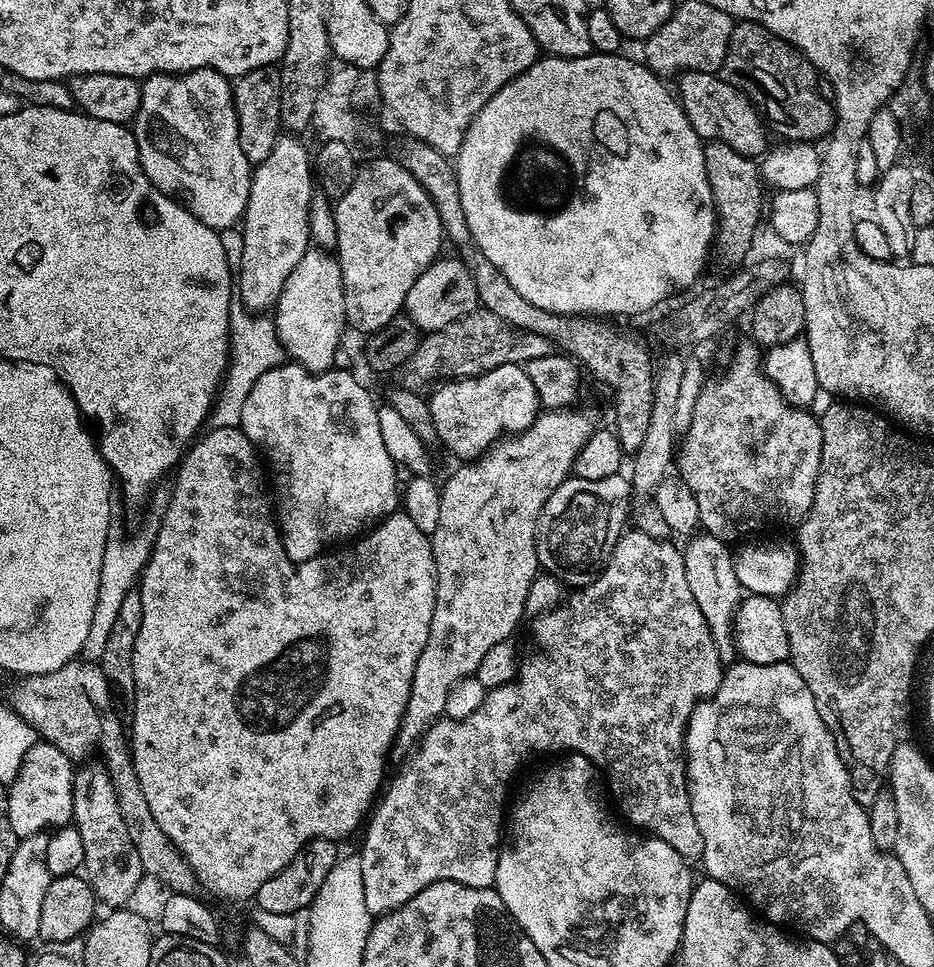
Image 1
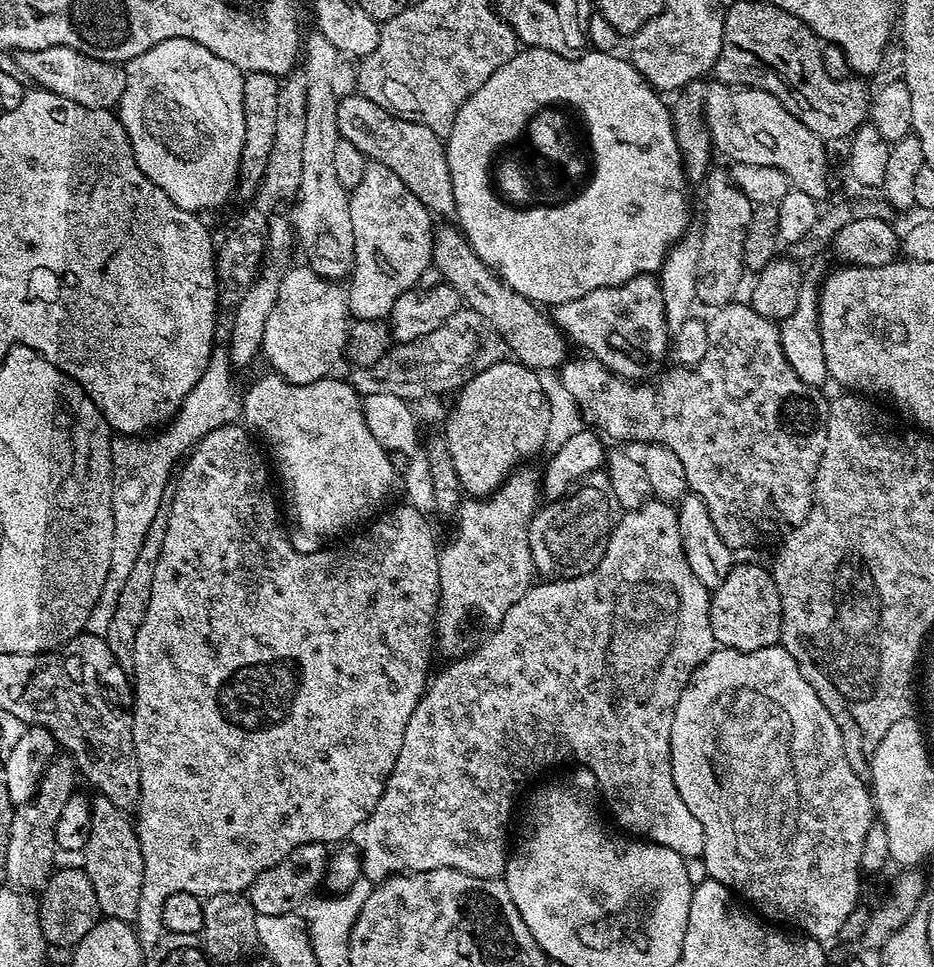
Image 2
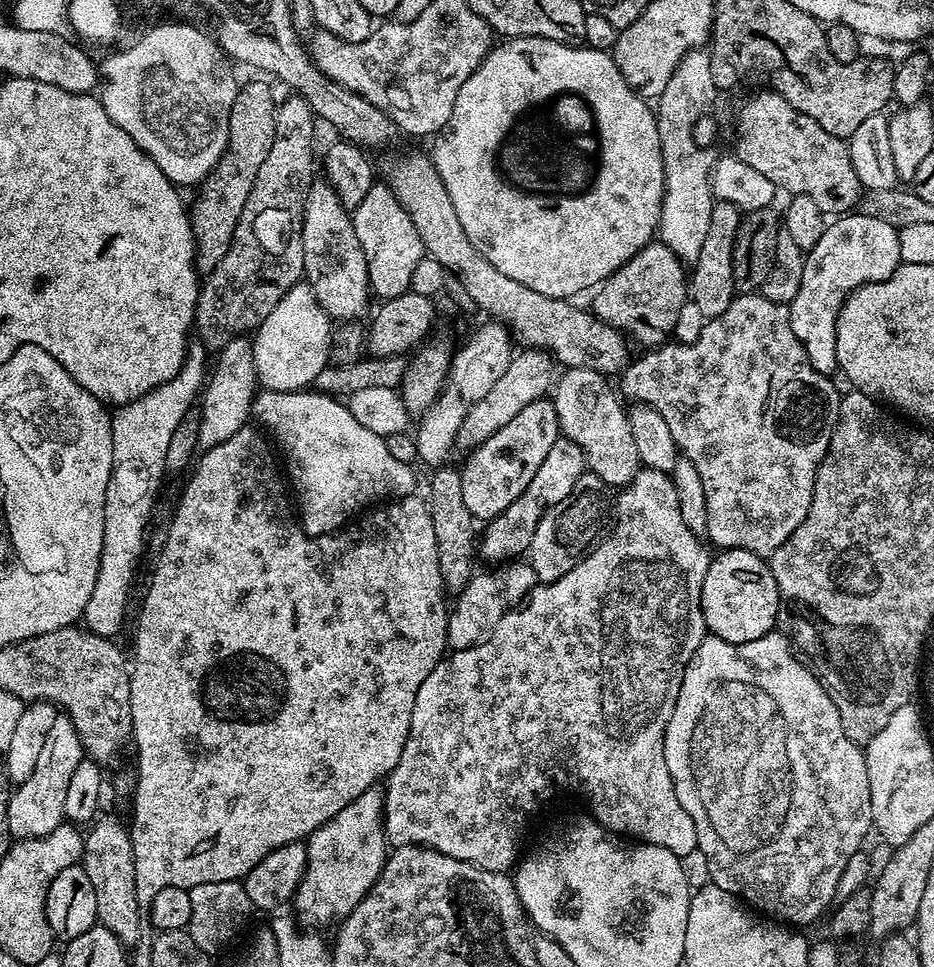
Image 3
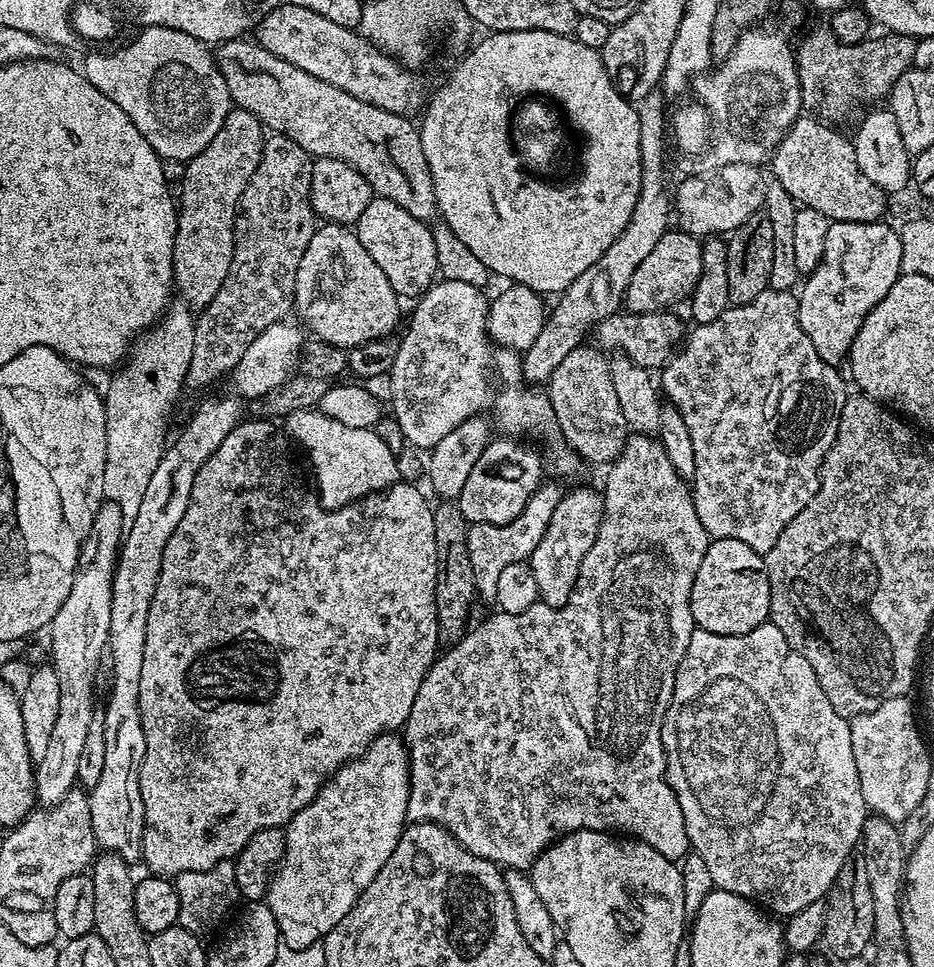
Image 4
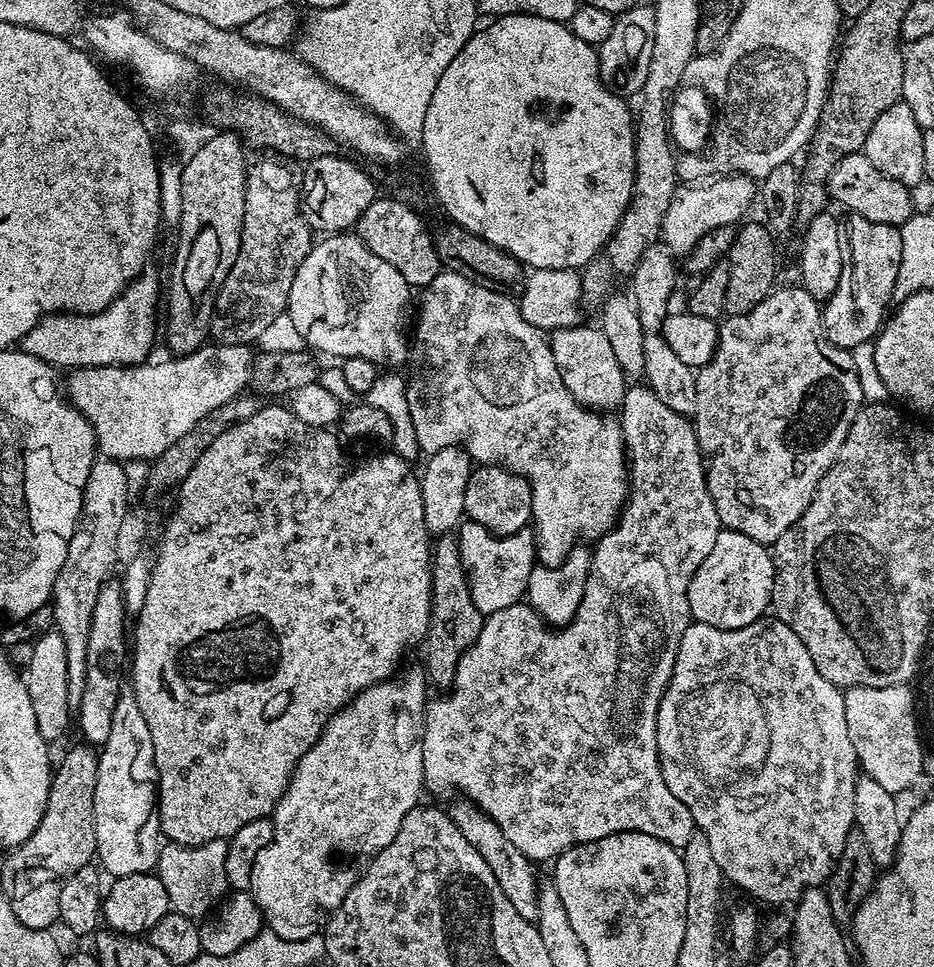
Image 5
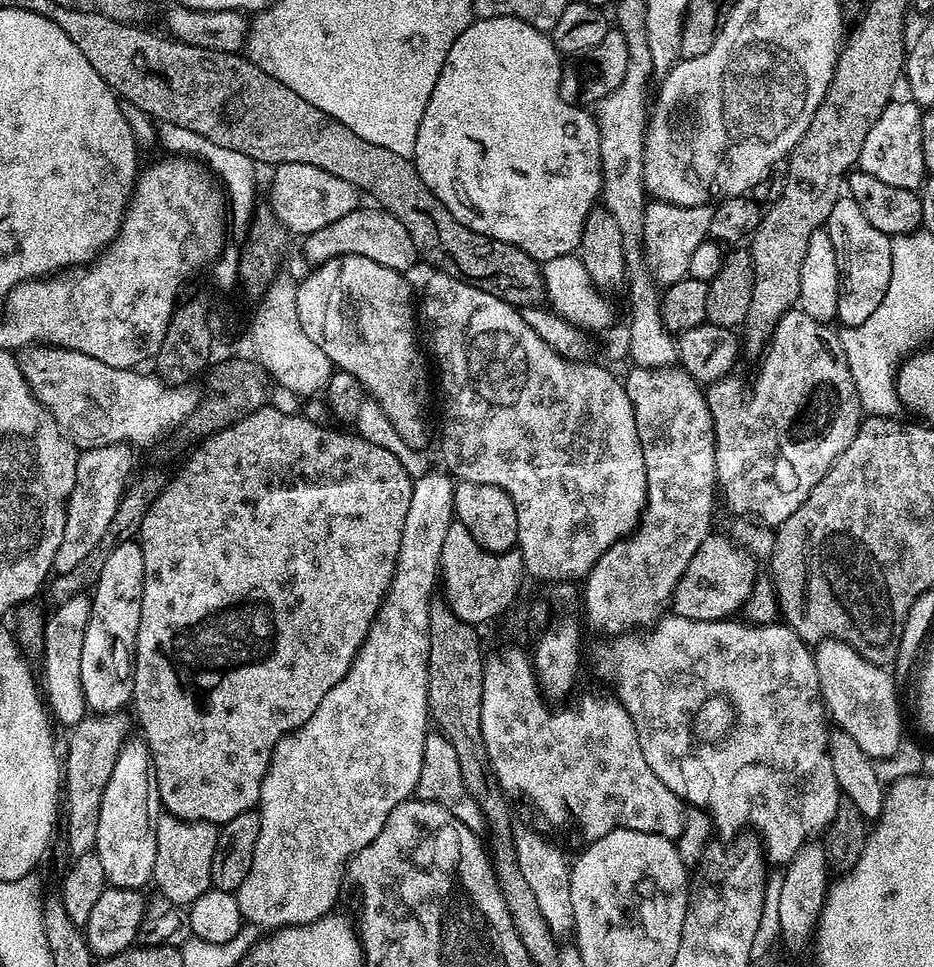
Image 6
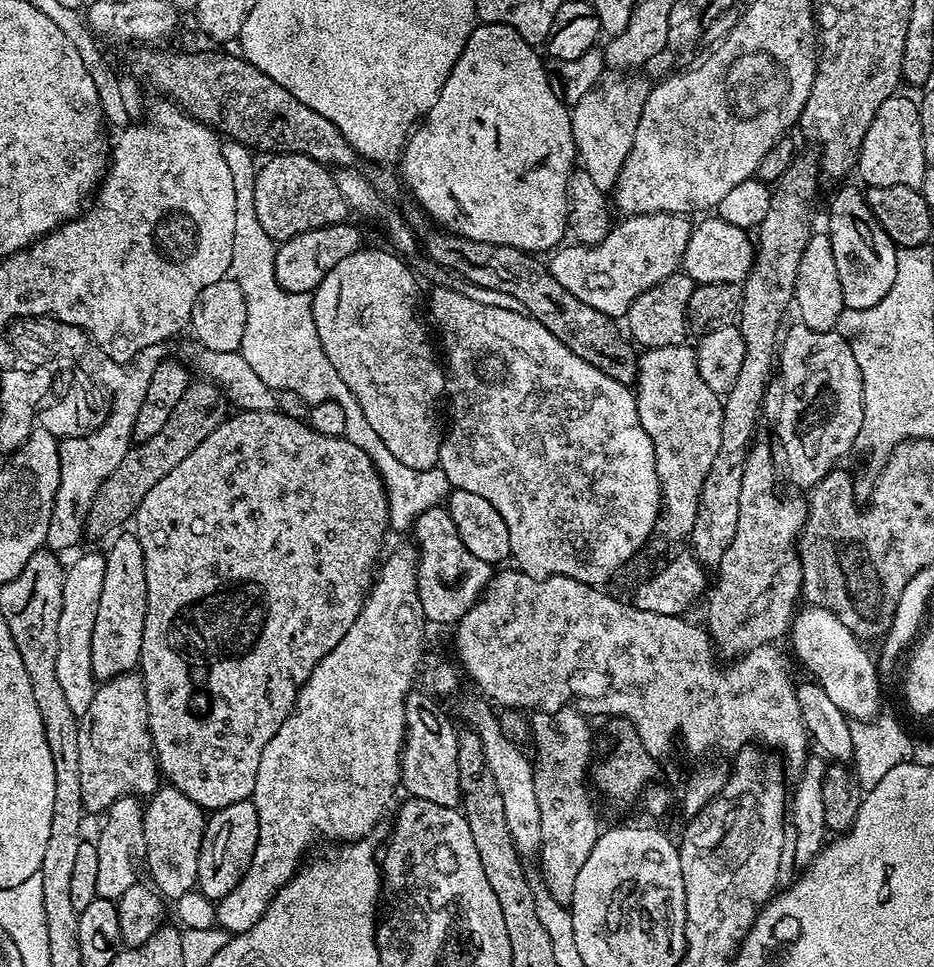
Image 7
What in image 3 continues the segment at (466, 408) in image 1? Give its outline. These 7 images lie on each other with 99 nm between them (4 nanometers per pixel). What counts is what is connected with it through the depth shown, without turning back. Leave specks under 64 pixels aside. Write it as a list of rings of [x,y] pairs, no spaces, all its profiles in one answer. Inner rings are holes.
[[[551,399],[535,400],[525,406],[518,415],[506,422],[502,430],[498,430],[486,442],[482,442],[467,453],[465,464],[460,468],[462,478],[462,498],[466,502],[466,510],[477,521],[493,520],[506,506],[514,502],[530,486],[530,478],[534,478],[538,466],[542,466],[546,454],[550,454],[550,446],[561,439],[559,416]]]

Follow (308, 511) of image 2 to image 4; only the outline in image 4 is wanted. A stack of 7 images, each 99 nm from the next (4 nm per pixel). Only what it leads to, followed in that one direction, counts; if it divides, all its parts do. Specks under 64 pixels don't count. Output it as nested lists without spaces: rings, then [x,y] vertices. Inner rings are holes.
[[[311,408],[290,413],[286,423],[287,435],[308,451],[312,472],[316,475],[314,488],[323,508],[331,510],[353,504],[371,492],[386,490],[401,479],[397,453],[371,428],[342,426],[342,422],[334,422],[334,418]]]

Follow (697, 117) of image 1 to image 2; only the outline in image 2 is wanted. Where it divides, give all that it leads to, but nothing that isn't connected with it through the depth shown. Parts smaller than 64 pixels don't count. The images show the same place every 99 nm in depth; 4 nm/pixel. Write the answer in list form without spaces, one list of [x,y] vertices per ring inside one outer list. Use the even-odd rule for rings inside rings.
[[[719,82],[713,83],[713,85],[713,88],[711,89],[709,87],[704,94],[704,121],[706,121],[706,123],[708,124],[708,132],[712,136],[713,149],[715,149],[715,151],[719,153],[719,155],[721,152],[722,155],[729,156],[729,161],[731,161],[732,164],[749,164],[750,166],[772,166],[774,170],[782,170],[782,174],[786,174],[786,178],[788,179],[789,185],[791,185],[791,187],[795,189],[795,191],[810,194],[816,199],[817,202],[823,201],[823,196],[826,195],[828,192],[828,152],[826,149],[824,149],[827,148],[825,141],[821,140],[818,134],[814,134],[810,130],[810,126],[802,126],[802,122],[798,122],[798,118],[794,118],[794,114],[790,114],[790,110],[786,110],[786,106],[782,106],[782,102],[778,102],[778,98],[774,98],[774,94],[770,94],[766,90],[758,90],[757,88],[738,88],[730,84],[722,84]]]

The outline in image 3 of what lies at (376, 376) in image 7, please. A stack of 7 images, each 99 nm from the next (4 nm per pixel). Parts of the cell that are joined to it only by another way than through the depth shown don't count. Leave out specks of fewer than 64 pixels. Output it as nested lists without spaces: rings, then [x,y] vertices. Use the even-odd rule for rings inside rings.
[[[323,178],[313,179],[308,188],[300,233],[304,255],[303,279],[314,290],[314,298],[318,298],[324,313],[336,322],[359,321],[370,301],[366,254],[362,254],[358,234],[354,234],[349,209],[344,207]]]

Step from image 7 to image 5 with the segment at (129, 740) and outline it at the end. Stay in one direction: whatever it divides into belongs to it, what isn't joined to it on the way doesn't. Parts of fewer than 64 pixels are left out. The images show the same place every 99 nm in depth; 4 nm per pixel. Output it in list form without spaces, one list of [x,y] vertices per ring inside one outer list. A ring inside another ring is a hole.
[[[83,747],[70,749],[65,754],[64,761],[55,765],[42,822],[26,843],[21,844],[19,848],[11,849],[9,856],[12,857],[4,864],[3,895],[8,897],[18,922],[22,922],[22,926],[27,928],[48,930],[53,927],[52,923],[54,925],[57,923],[60,914],[58,910],[58,898],[60,897],[58,885],[67,876],[89,864],[96,854],[96,835],[94,834],[92,811],[94,810],[94,790],[98,778],[99,759],[97,753],[91,747]]]

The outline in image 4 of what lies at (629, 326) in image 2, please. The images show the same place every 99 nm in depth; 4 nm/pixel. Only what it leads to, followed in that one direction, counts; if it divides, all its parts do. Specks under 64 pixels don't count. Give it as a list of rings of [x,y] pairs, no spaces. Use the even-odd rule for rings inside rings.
[[[683,230],[664,232],[642,266],[634,270],[634,278],[630,278],[630,286],[624,295],[627,311],[662,312],[671,309],[679,299],[691,297],[698,286],[698,278],[702,278],[703,250],[701,237],[691,236]]]

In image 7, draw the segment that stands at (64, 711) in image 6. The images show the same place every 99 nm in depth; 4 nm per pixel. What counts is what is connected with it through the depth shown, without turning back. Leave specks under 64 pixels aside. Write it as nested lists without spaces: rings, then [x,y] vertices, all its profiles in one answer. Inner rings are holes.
[[[88,552],[67,565],[62,586],[62,618],[58,618],[58,683],[70,710],[79,718],[90,710],[98,681],[94,674],[92,643],[94,624],[98,618],[98,602],[102,599],[102,584],[106,582],[106,559],[96,552]]]

